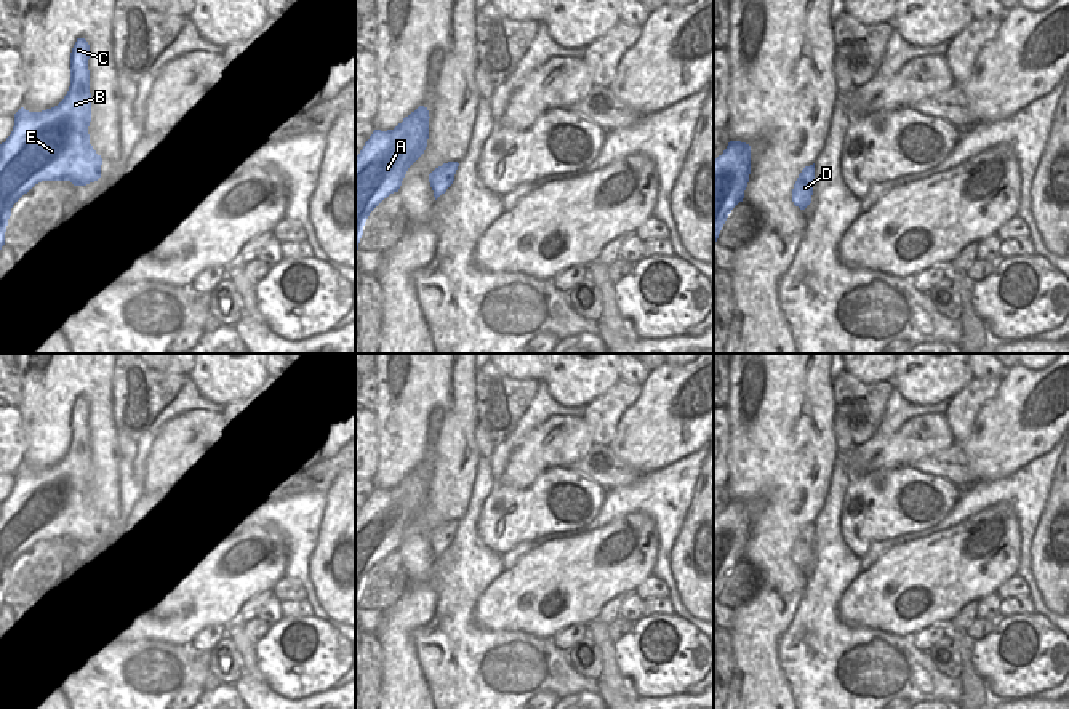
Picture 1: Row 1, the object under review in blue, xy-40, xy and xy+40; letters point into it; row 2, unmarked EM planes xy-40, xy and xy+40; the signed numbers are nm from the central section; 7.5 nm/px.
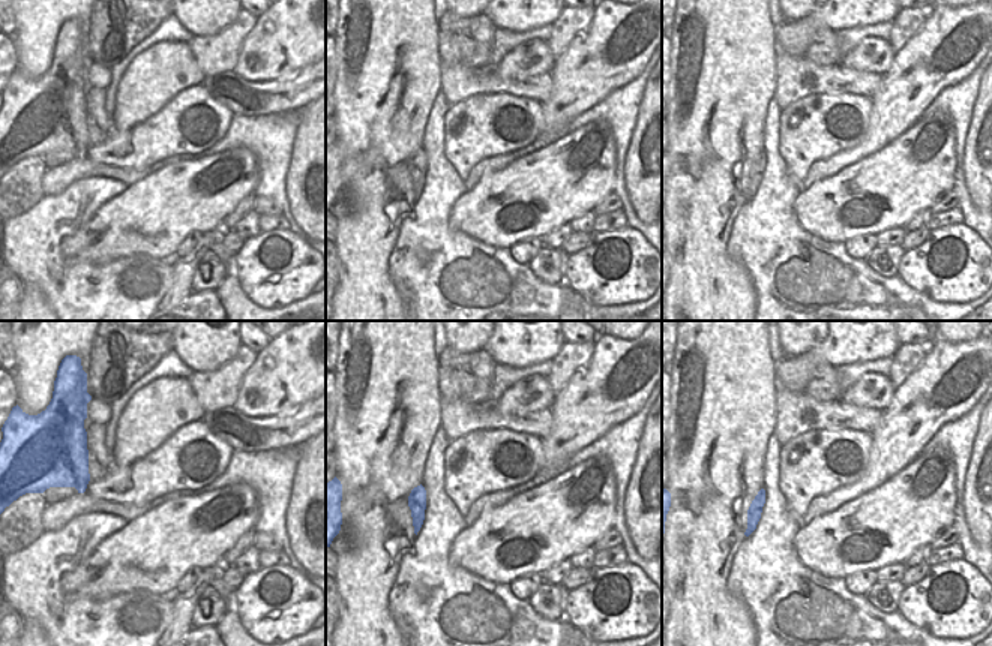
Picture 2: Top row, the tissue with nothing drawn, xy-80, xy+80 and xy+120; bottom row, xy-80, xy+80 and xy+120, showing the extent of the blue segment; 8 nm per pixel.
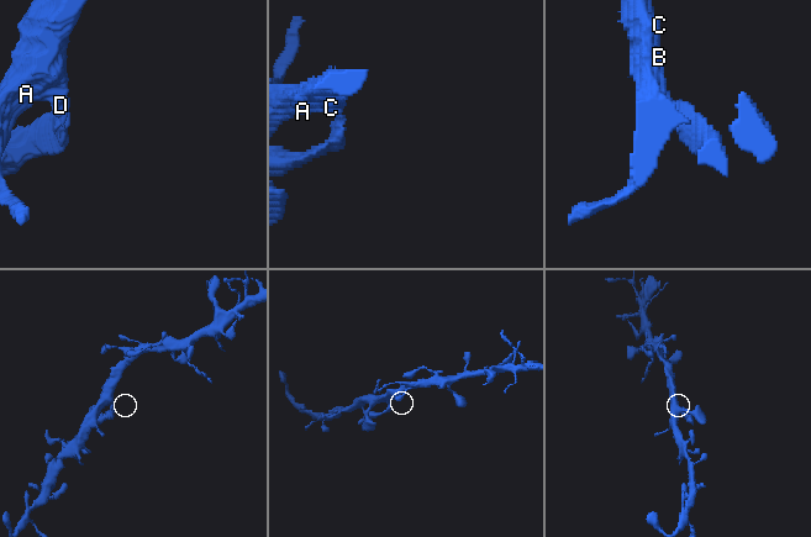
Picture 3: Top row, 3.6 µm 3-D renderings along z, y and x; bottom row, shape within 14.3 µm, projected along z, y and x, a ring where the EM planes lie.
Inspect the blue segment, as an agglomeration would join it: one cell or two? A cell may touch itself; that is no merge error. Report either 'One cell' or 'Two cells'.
One cell.

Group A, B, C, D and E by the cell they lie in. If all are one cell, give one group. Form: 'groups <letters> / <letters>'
groups A B C D E

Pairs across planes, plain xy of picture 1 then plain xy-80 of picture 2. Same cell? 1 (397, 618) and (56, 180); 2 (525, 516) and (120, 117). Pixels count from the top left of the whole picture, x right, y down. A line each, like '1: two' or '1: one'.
1: two
2: two

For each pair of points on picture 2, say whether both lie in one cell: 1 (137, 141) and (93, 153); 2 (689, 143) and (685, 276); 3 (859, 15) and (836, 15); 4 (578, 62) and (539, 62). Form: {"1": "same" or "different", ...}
{"1": "same", "2": "same", "3": "same", "4": "different"}

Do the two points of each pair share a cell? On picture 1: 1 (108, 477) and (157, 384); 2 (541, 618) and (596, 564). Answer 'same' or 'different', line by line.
1: different
2: same

